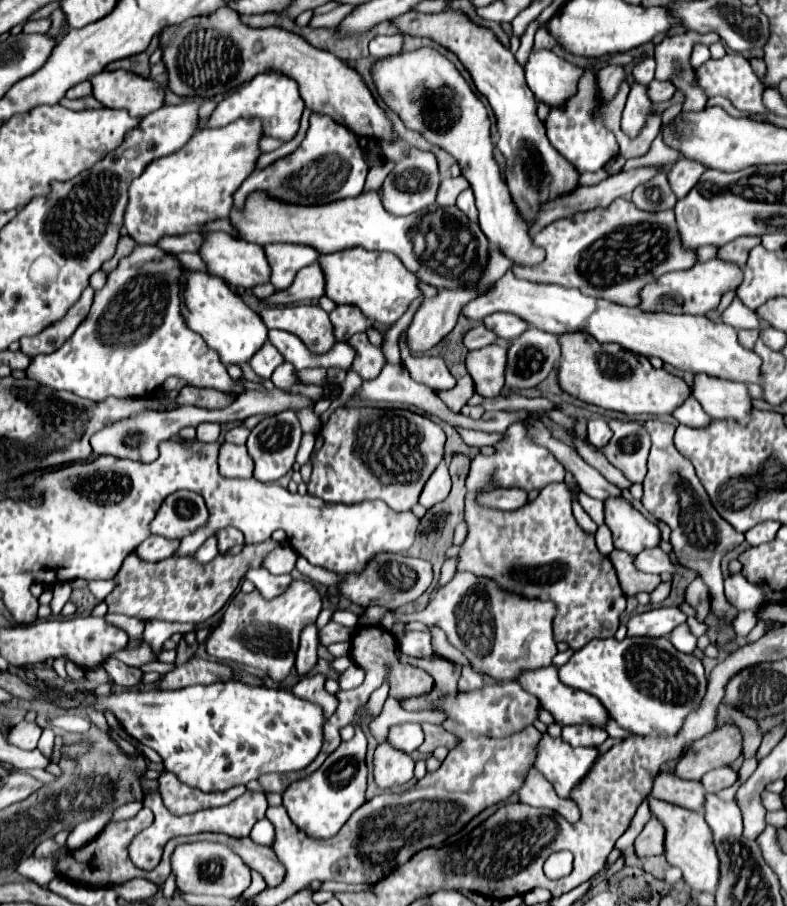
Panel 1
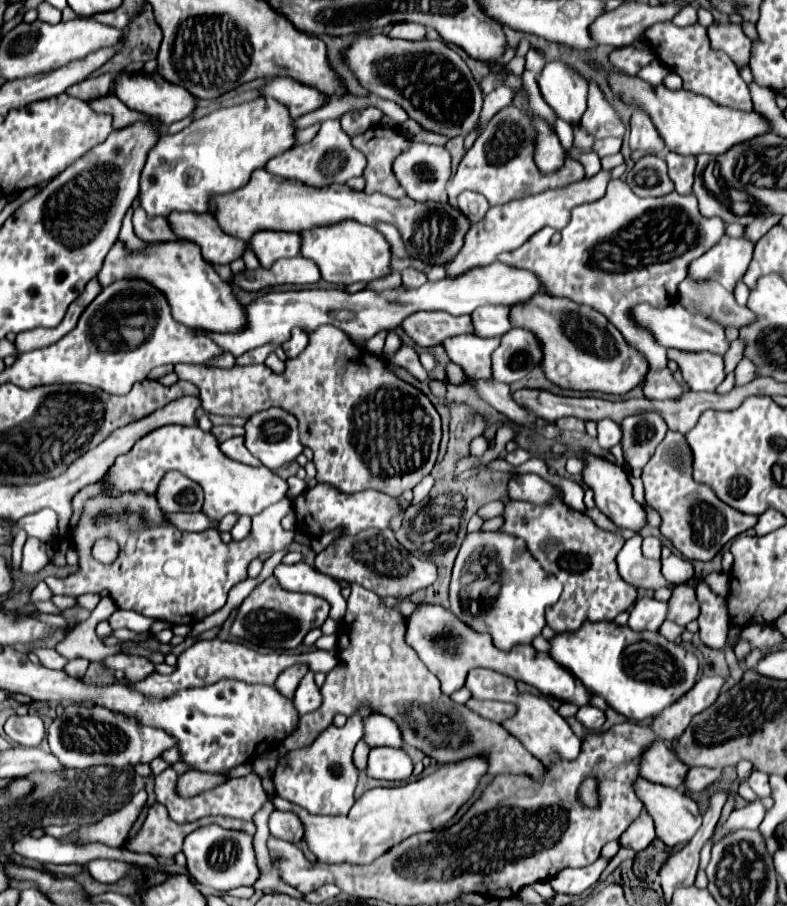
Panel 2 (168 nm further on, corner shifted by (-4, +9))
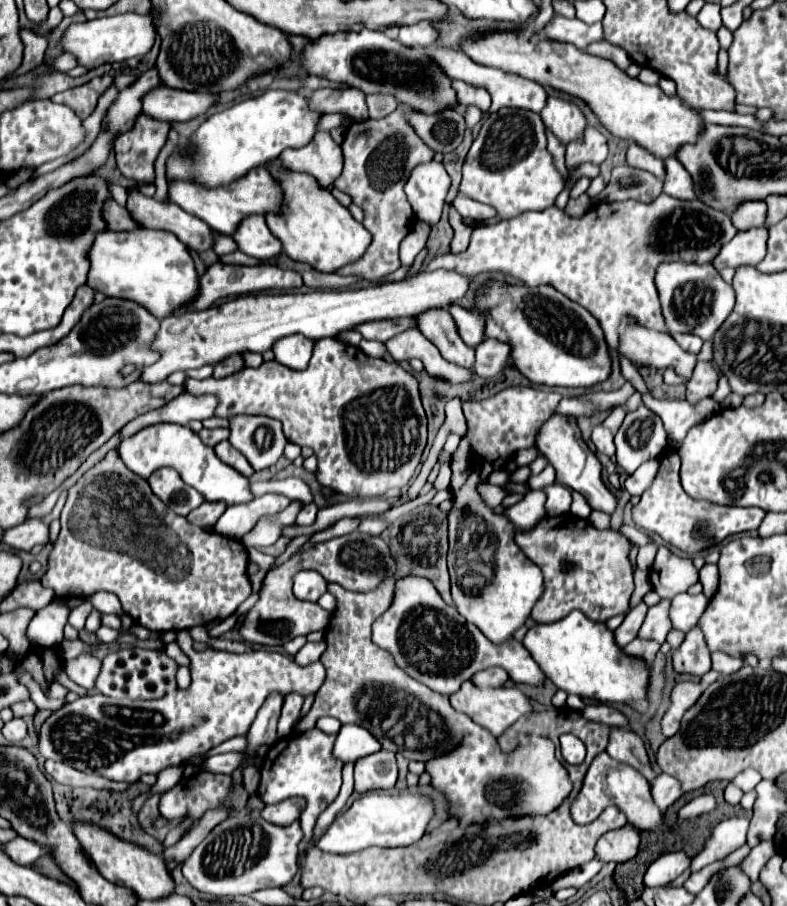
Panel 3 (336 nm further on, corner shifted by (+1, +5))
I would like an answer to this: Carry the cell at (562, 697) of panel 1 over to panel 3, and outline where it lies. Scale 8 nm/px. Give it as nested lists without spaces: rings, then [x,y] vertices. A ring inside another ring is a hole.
[[[405,577],[397,581],[391,609],[387,609],[387,613],[375,621],[373,641],[379,647],[391,651],[395,663],[411,677],[441,695],[453,695],[459,691],[461,683],[469,681],[477,671],[487,667],[503,667],[513,683],[539,687],[545,685],[547,679],[523,643],[515,639],[505,641],[503,645],[491,643],[473,623],[467,623],[455,607],[449,607],[433,583],[423,577]]]

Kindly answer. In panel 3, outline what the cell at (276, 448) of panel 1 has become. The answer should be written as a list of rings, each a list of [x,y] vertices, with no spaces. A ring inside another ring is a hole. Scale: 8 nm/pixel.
[[[235,417],[231,419],[231,445],[241,451],[255,471],[273,467],[287,445],[283,425],[271,417]]]

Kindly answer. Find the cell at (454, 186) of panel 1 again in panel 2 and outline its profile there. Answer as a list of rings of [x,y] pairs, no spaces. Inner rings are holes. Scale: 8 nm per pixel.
[[[516,105],[504,107],[484,125],[478,139],[460,161],[454,179],[448,183],[450,203],[454,203],[462,191],[476,191],[482,193],[492,207],[496,207],[532,193],[542,193],[544,189],[556,189],[584,179],[584,167],[570,155],[566,155],[564,169],[556,169],[556,173],[540,173],[532,161],[534,149],[536,129],[532,129],[532,115]]]

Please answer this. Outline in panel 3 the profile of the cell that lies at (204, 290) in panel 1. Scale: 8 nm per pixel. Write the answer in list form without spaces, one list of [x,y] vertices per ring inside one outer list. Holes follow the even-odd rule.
[[[137,229],[135,233],[99,233],[91,247],[91,269],[87,285],[107,297],[127,297],[147,305],[159,319],[171,317],[183,305],[199,297],[201,285],[195,263],[175,235],[167,231]]]

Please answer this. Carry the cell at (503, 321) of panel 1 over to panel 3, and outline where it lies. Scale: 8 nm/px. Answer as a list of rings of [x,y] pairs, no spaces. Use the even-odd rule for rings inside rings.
[[[451,305],[449,313],[453,315],[453,319],[457,323],[461,339],[469,347],[479,345],[485,339],[485,317],[477,309],[469,311],[469,309],[461,307],[461,305]]]

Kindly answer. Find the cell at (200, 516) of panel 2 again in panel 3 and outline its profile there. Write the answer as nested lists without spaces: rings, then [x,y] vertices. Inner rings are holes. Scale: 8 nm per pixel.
[[[201,503],[199,509],[193,509],[189,515],[187,515],[187,521],[197,525],[197,527],[213,527],[217,523],[217,519],[223,515],[225,507],[219,505],[219,503]]]

